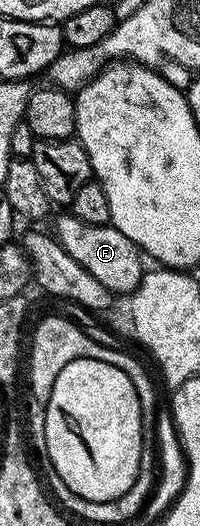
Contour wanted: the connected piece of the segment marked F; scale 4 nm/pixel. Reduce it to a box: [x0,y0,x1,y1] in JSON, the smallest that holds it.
[55,213,147,296]

